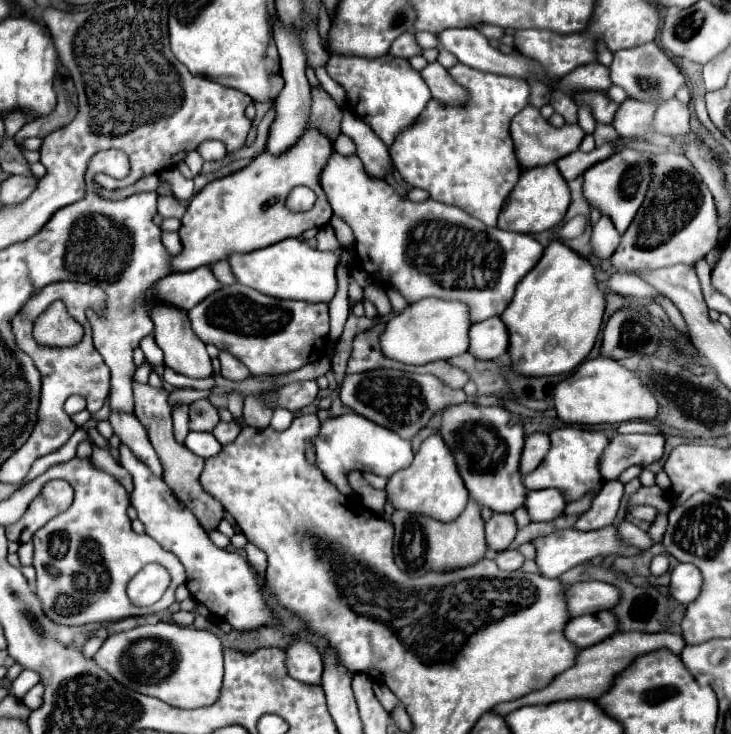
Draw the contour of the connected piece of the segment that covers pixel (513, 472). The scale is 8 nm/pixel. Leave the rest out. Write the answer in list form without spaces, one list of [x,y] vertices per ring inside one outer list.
[[[451,404],[441,412],[441,438],[453,452],[459,474],[465,482],[469,498],[487,506],[493,514],[511,514],[523,504],[523,488],[519,474],[519,458],[525,442],[523,424],[515,422],[511,412],[499,406],[481,404]]]

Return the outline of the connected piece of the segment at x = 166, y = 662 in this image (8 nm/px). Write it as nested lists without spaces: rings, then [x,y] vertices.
[[[175,622],[147,624],[111,634],[93,656],[93,662],[125,688],[137,690],[145,696],[155,696],[177,708],[213,704],[219,696],[223,680],[221,640],[213,632],[179,626]]]

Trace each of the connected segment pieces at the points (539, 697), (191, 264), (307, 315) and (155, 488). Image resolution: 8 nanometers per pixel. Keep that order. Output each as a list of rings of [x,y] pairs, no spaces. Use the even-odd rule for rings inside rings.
[[[615,632],[613,636],[605,638],[603,642],[583,648],[577,652],[575,656],[575,664],[571,668],[567,668],[565,672],[557,674],[551,684],[547,688],[539,688],[529,692],[527,696],[513,700],[513,702],[503,702],[499,706],[495,706],[491,710],[491,714],[499,714],[505,716],[521,706],[531,706],[531,704],[551,704],[551,702],[559,702],[559,700],[579,700],[579,698],[589,698],[595,700],[599,694],[603,694],[609,684],[613,684],[613,678],[639,654],[645,652],[653,652],[659,648],[669,648],[671,652],[679,654],[685,646],[685,640],[679,634],[671,634],[671,632],[659,632],[659,634],[643,634],[643,632]]]
[[[307,130],[303,138],[279,158],[263,152],[247,168],[207,184],[191,198],[189,208],[181,218],[179,238],[183,250],[171,256],[171,270],[191,272],[201,266],[213,266],[221,260],[229,260],[233,254],[249,254],[285,238],[297,238],[309,228],[329,224],[333,212],[319,186],[319,170],[331,152],[333,144],[321,132]],[[295,186],[307,186],[317,194],[311,210],[293,214],[285,208],[285,198]]]
[[[243,284],[219,288],[187,311],[187,316],[193,332],[205,344],[211,342],[219,350],[231,352],[251,370],[253,376],[283,374],[319,360],[323,354],[323,344],[327,344],[325,336],[329,332],[327,304],[279,300]]]
[[[121,444],[119,454],[121,466],[133,478],[135,488],[131,492],[131,504],[135,506],[139,520],[145,526],[145,532],[181,560],[187,572],[187,588],[191,596],[197,602],[203,602],[213,616],[229,622],[235,630],[253,630],[263,624],[273,624],[275,620],[271,616],[271,610],[265,606],[265,600],[261,596],[259,576],[247,564],[247,560],[243,560],[237,552],[217,548],[209,540],[207,532],[199,526],[195,516],[187,512],[183,504],[179,504],[177,496],[163,482],[163,478],[151,476],[151,470],[145,464],[141,464],[141,460],[135,460],[127,446]]]

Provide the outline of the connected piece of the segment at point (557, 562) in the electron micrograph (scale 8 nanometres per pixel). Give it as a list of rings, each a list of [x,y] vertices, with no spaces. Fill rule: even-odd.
[[[607,526],[607,528],[601,528],[601,530],[593,530],[593,532],[559,530],[559,532],[553,532],[551,536],[537,538],[533,544],[537,548],[535,562],[537,562],[539,570],[541,570],[541,574],[547,576],[547,578],[559,578],[569,568],[573,568],[577,564],[583,564],[583,562],[589,562],[591,558],[597,558],[597,556],[623,556],[623,558],[631,558],[631,556],[641,556],[643,554],[641,548],[621,540],[619,530],[615,526]]]

